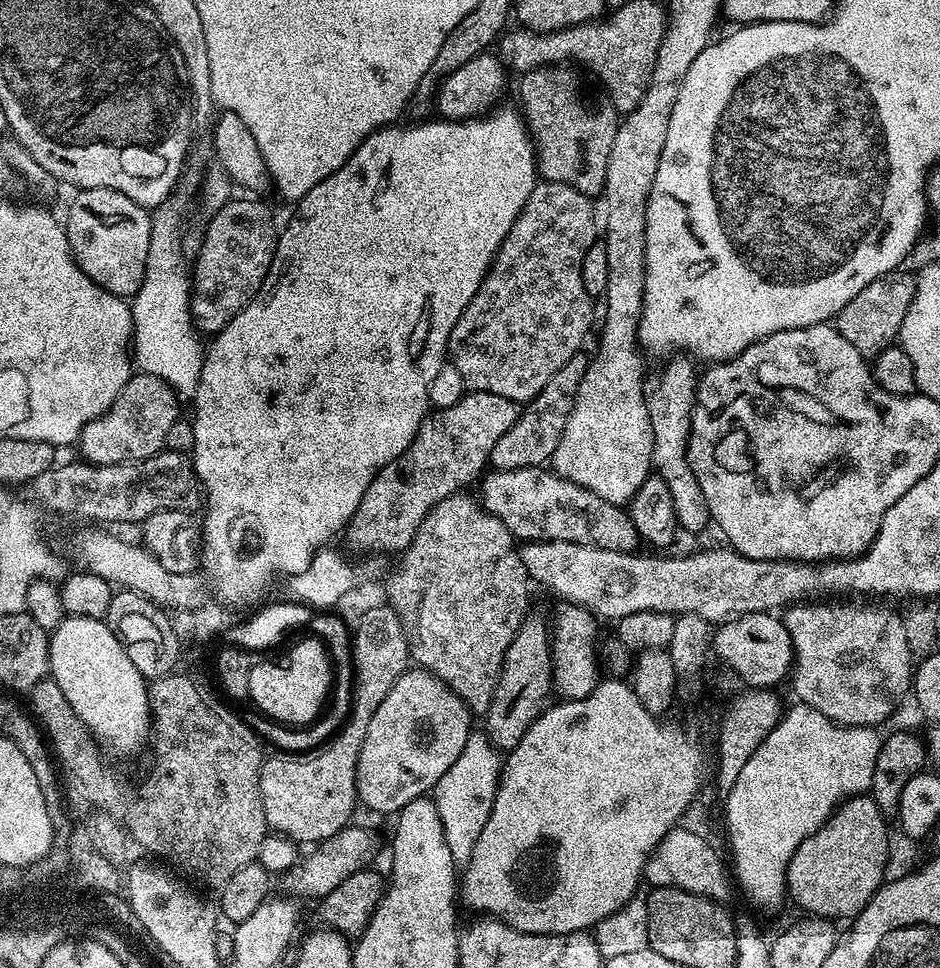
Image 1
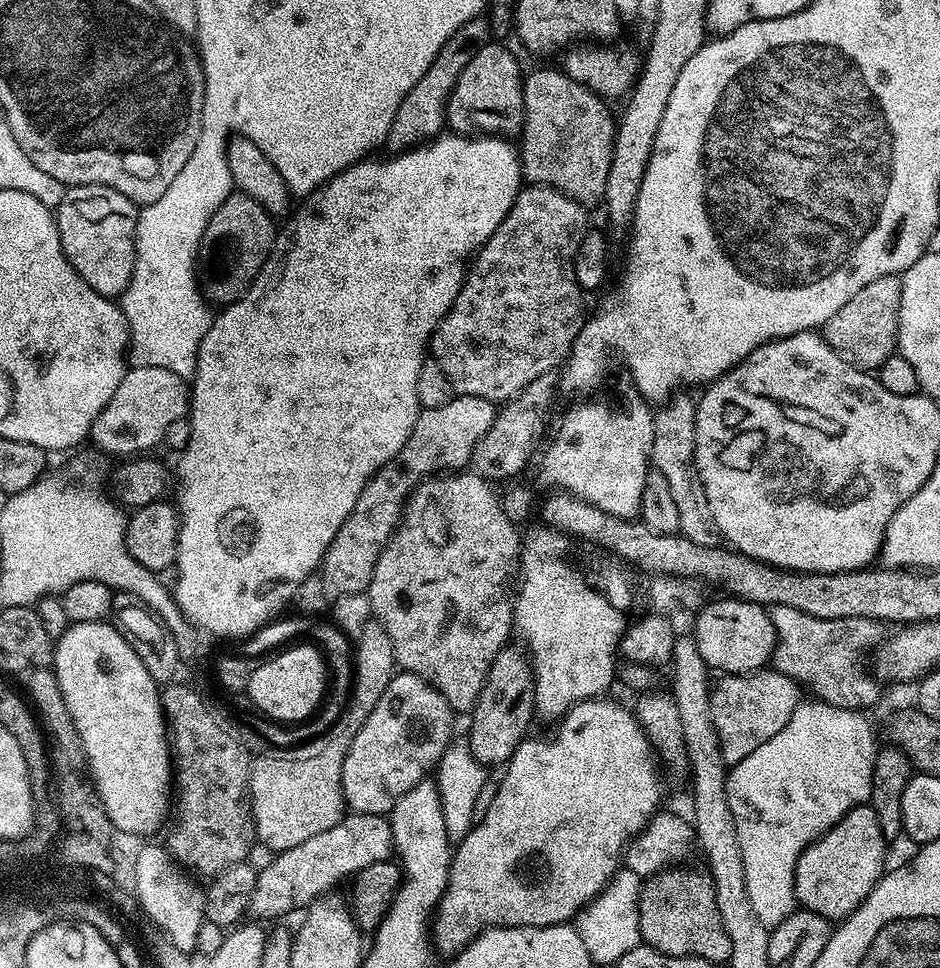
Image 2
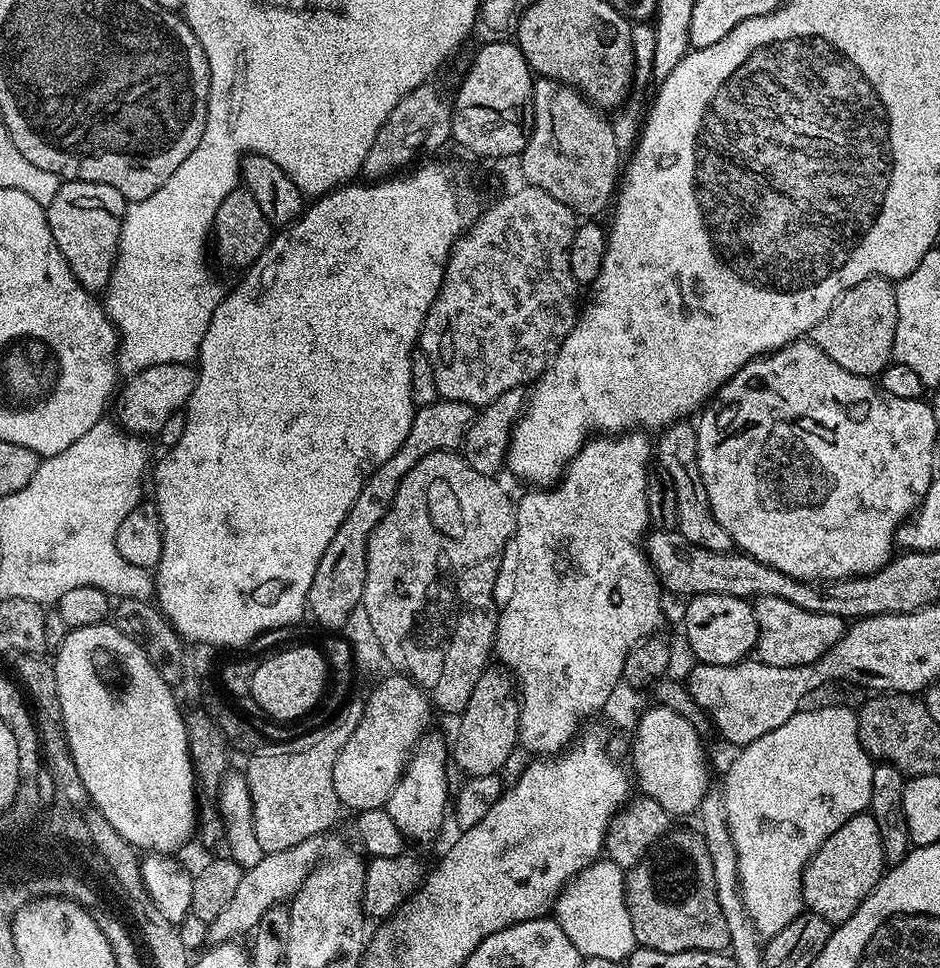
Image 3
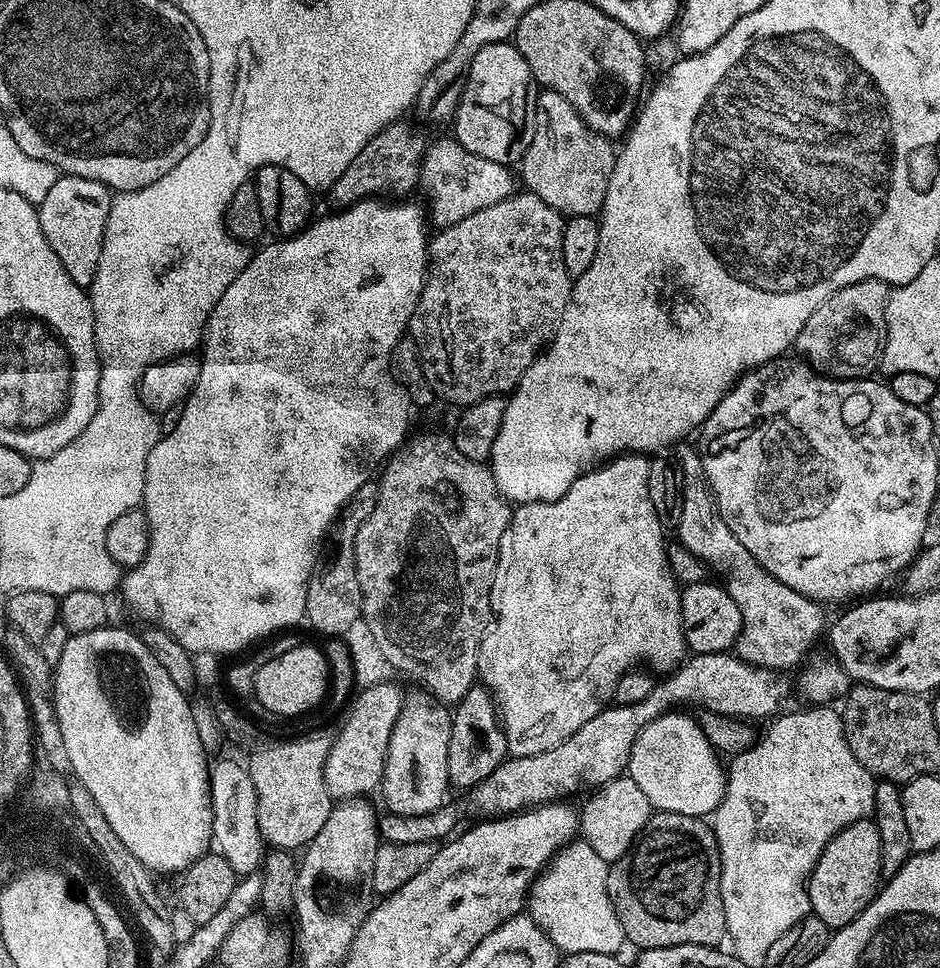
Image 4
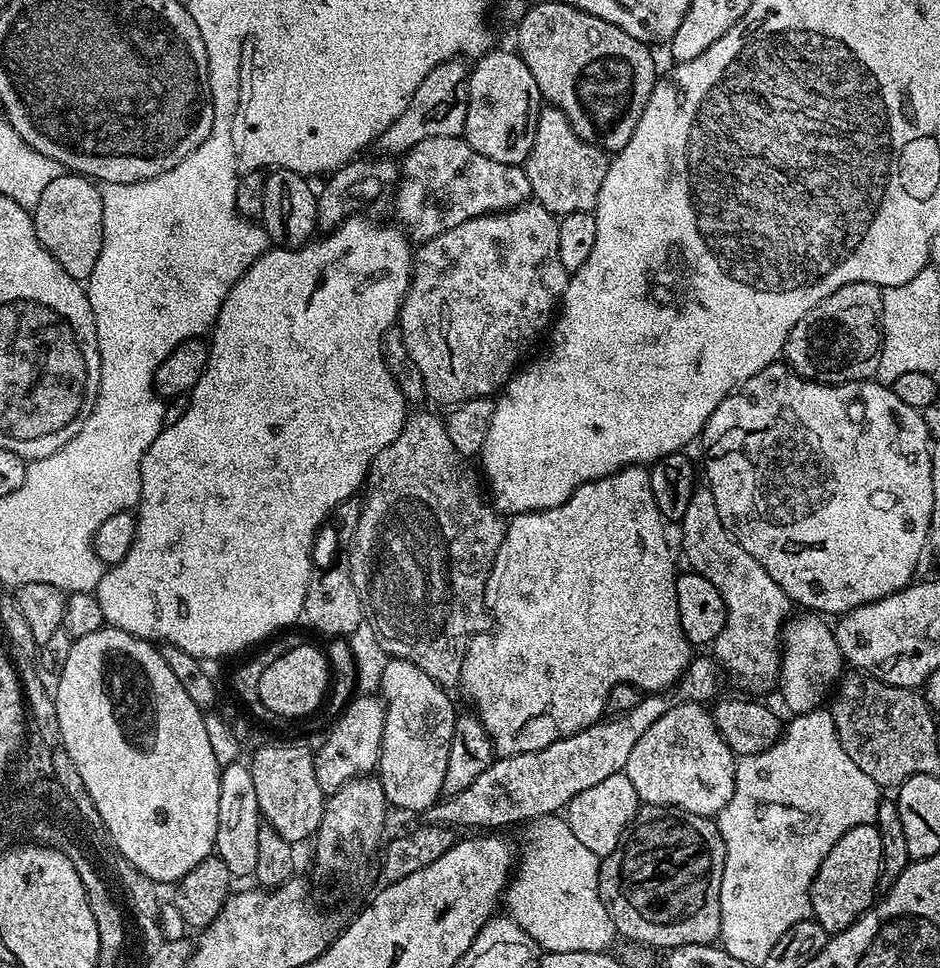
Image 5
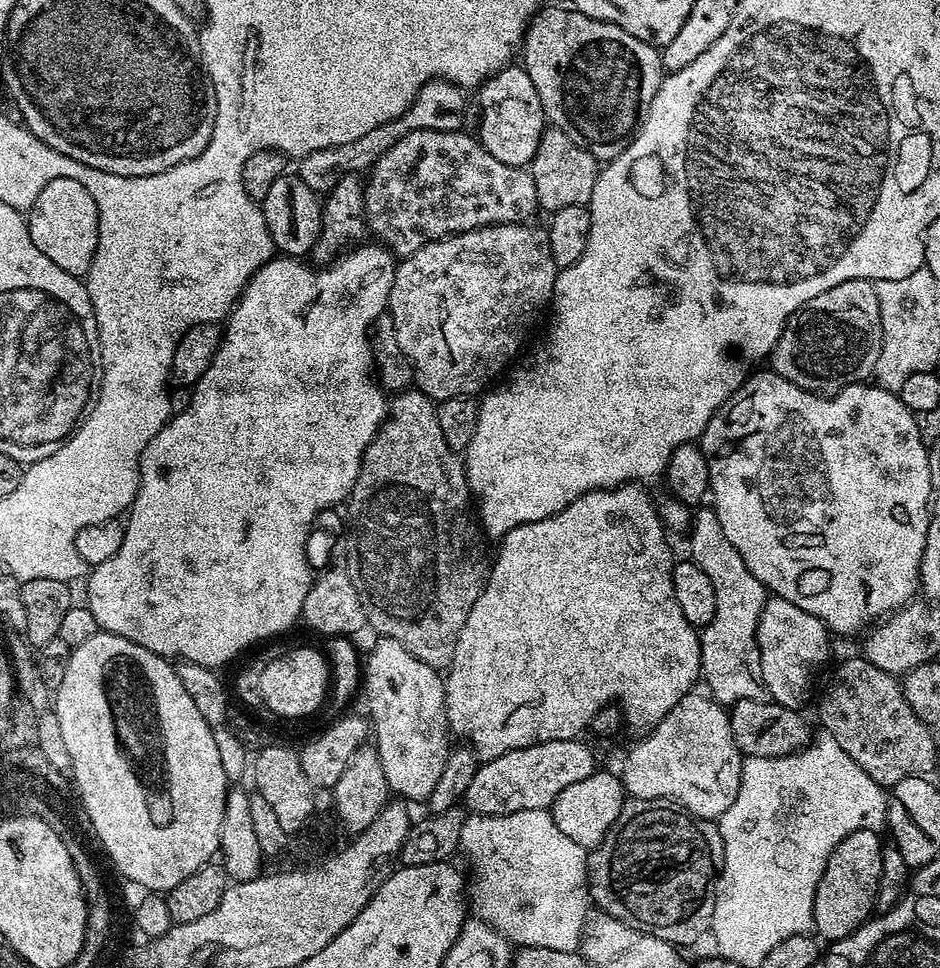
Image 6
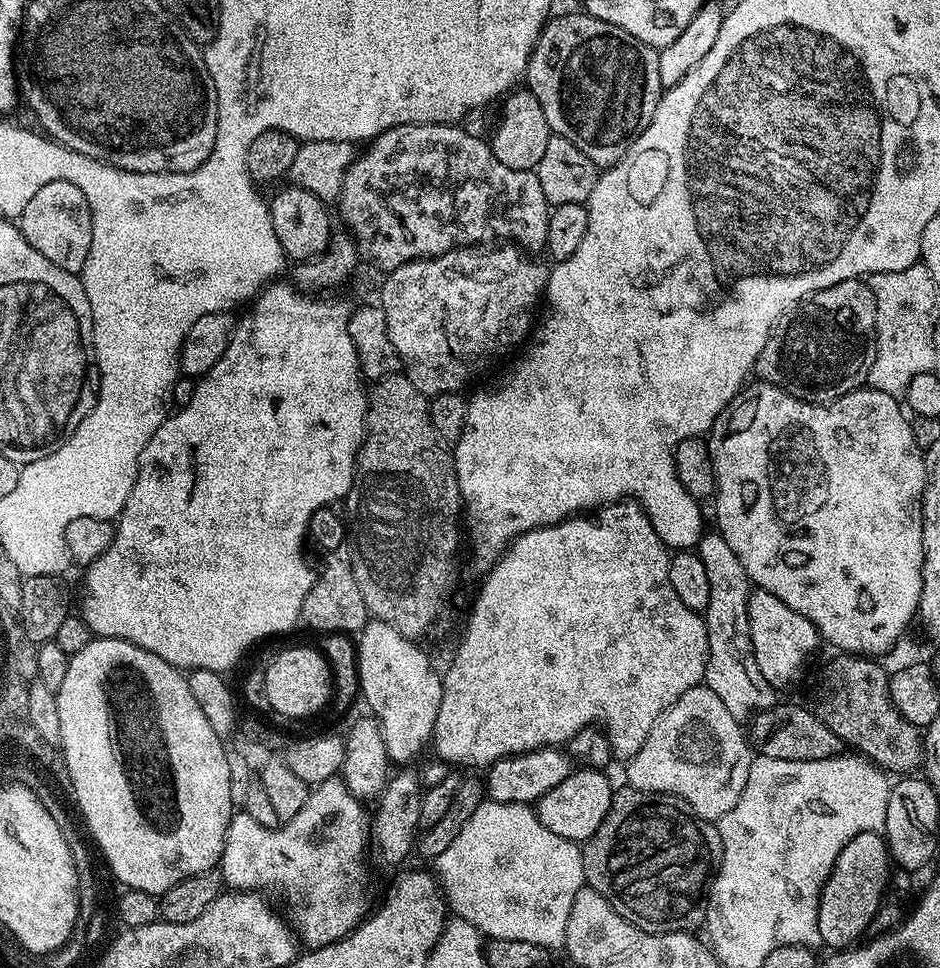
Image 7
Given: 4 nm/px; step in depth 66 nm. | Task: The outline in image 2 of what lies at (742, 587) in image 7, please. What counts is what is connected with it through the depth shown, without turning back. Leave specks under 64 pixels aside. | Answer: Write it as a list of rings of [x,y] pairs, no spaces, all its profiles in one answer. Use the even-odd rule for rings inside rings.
[[[680,390],[667,402],[655,409],[654,446],[652,447],[652,463],[666,477],[674,503],[678,506],[679,535],[687,536],[695,544],[716,546],[722,537],[714,522],[714,514],[710,510],[710,502],[706,502],[706,490],[702,490],[702,482],[696,473],[696,405],[695,399],[687,396],[687,391]],[[773,604],[770,615],[776,631],[776,649],[772,652],[771,663],[774,668],[790,679],[802,682],[805,689],[809,688],[812,696],[828,697],[833,704],[867,704],[876,699],[875,684],[865,676],[864,662],[858,662],[858,655],[876,645],[882,645],[886,639],[885,625],[879,620],[866,618],[814,618],[810,614],[802,614],[802,610],[794,610],[794,606]]]

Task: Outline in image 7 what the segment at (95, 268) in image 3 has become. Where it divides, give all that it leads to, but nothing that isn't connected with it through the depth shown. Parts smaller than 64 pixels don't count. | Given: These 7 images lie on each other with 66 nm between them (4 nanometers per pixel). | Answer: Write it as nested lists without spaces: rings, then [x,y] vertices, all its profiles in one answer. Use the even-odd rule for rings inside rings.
[[[49,182],[42,186],[42,190],[26,202],[26,210],[20,212],[18,227],[26,242],[30,242],[42,258],[50,258],[54,266],[77,274],[86,266],[86,254],[90,254],[92,241],[92,215],[86,194],[82,194],[74,182]]]

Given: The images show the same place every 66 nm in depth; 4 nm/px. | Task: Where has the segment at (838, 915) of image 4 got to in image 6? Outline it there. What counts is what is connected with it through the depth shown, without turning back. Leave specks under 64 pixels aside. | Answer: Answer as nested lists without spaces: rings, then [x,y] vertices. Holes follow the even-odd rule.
[[[854,830],[854,834],[842,838],[834,854],[830,854],[830,862],[826,862],[826,870],[822,870],[822,878],[818,882],[812,919],[815,931],[825,941],[831,942],[846,938],[854,930],[861,928],[873,915],[876,907],[876,891],[882,874],[882,850],[886,847],[885,841],[880,841],[880,838],[882,838],[881,833],[874,830]]]

